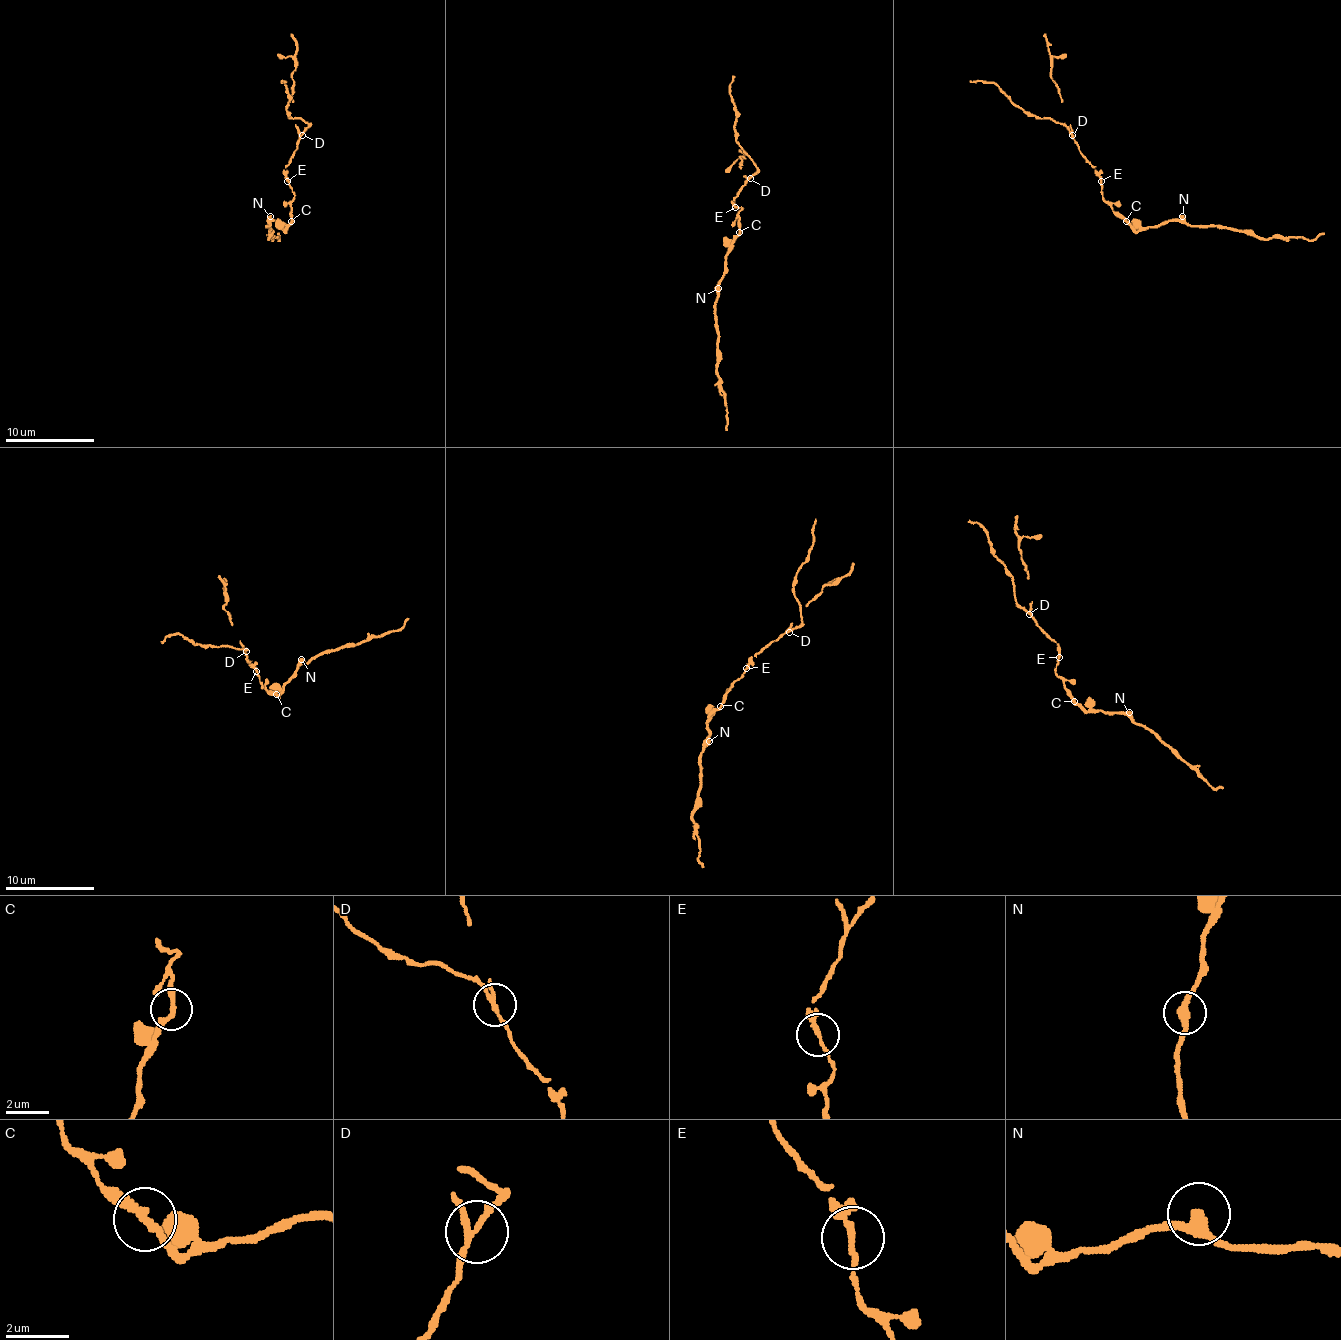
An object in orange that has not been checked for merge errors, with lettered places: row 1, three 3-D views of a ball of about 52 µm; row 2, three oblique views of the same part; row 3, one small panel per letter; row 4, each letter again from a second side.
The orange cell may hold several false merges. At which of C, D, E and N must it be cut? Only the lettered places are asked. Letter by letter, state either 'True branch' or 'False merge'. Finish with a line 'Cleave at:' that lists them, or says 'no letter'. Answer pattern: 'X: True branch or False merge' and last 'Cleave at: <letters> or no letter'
C: True branch
D: False merge
E: True branch
N: True branch
Cleave at: D

